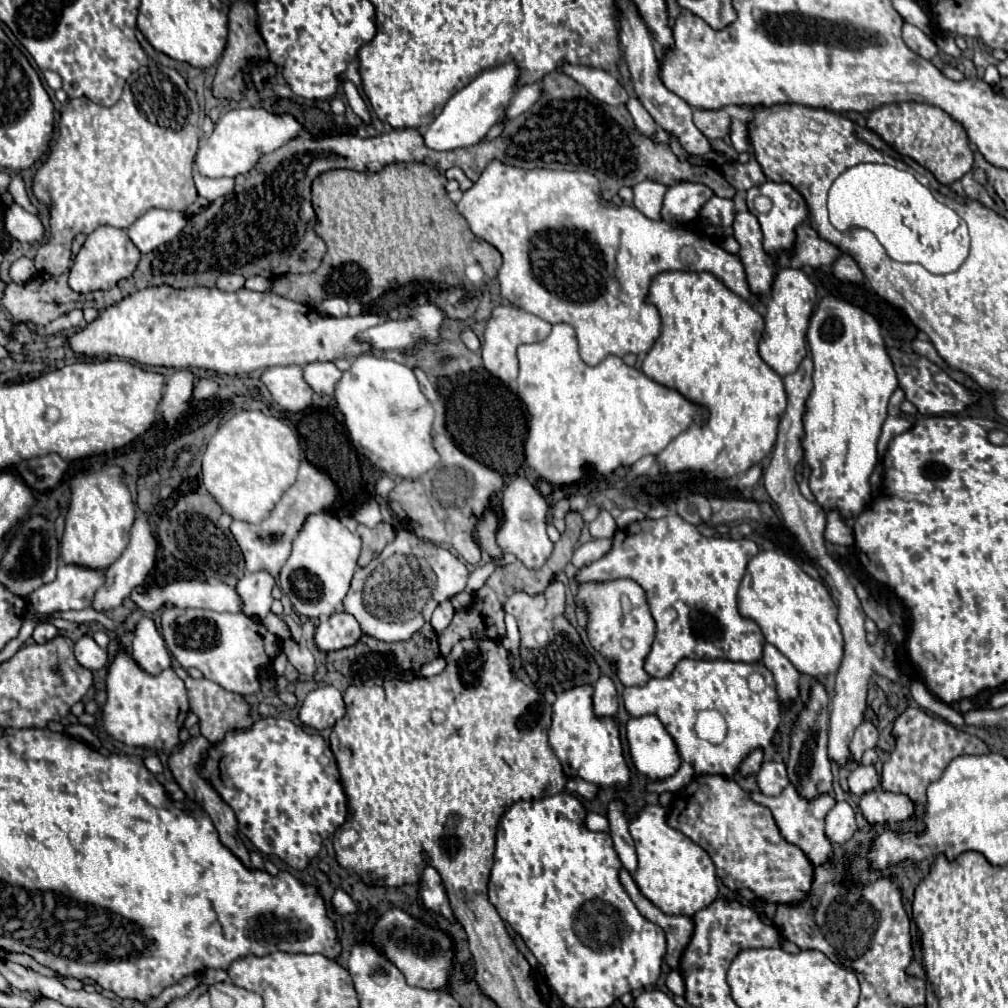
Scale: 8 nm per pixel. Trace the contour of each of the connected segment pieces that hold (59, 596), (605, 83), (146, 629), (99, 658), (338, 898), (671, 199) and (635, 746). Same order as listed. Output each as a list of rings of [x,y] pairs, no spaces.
[[[61,565],[53,583],[39,587],[27,597],[29,609],[41,615],[85,609],[91,605],[95,591],[103,585],[103,579],[101,571],[79,565]]]
[[[563,65],[561,69],[569,77],[579,81],[595,99],[599,99],[607,105],[621,105],[629,99],[627,91],[621,87],[621,83],[609,71],[585,67],[585,65]]]
[[[141,619],[141,623],[137,625],[131,657],[149,675],[159,675],[161,671],[171,667],[171,657],[165,641],[151,619]]]
[[[89,635],[81,637],[75,643],[75,657],[83,667],[87,667],[91,671],[99,671],[107,665],[107,651],[103,651]]]
[[[337,889],[337,891],[333,893],[331,905],[333,905],[333,909],[335,909],[339,915],[355,913],[355,903],[353,903],[353,899],[351,899],[343,889]]]
[[[677,183],[673,187],[669,187],[665,201],[663,201],[663,209],[661,209],[661,217],[667,223],[687,223],[693,221],[699,213],[699,209],[713,197],[713,191],[707,185],[701,183]]]
[[[655,715],[631,717],[625,729],[631,759],[643,775],[665,779],[677,771],[681,757],[671,735]]]

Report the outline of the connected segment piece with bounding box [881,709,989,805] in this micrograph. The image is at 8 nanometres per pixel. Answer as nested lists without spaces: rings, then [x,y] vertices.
[[[907,709],[903,715],[895,719],[893,735],[897,737],[895,749],[891,751],[889,761],[883,765],[881,771],[881,787],[891,793],[903,793],[911,797],[913,803],[923,805],[925,801],[925,789],[929,783],[937,781],[945,767],[959,755],[969,755],[969,753],[987,753],[987,745],[979,739],[973,737],[951,723],[943,719],[935,719],[927,715],[923,709]]]

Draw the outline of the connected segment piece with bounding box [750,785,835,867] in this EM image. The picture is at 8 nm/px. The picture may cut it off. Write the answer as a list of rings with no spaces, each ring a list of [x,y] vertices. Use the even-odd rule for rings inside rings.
[[[789,785],[787,789],[783,789],[781,795],[777,795],[776,797],[768,797],[761,792],[751,792],[750,797],[755,802],[771,810],[773,819],[775,819],[775,823],[777,823],[783,839],[785,839],[787,843],[791,843],[791,845],[797,845],[815,867],[821,865],[821,863],[825,863],[825,861],[829,859],[829,855],[831,855],[833,851],[831,851],[831,843],[829,843],[829,839],[827,839],[827,835],[825,835],[823,825],[825,825],[825,815],[827,815],[827,811],[835,805],[835,797],[833,797],[833,795],[821,795],[821,797],[815,799],[815,801],[805,801],[805,799],[801,799],[801,797],[797,795],[795,787]]]

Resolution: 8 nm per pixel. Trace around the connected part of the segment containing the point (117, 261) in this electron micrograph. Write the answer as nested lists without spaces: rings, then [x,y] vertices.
[[[101,225],[93,233],[87,235],[81,251],[77,253],[75,263],[69,271],[69,287],[77,293],[111,289],[117,285],[119,279],[125,279],[135,271],[139,257],[141,257],[141,253],[139,253],[139,249],[135,249],[135,245],[131,245],[131,239],[127,237],[125,229]]]

